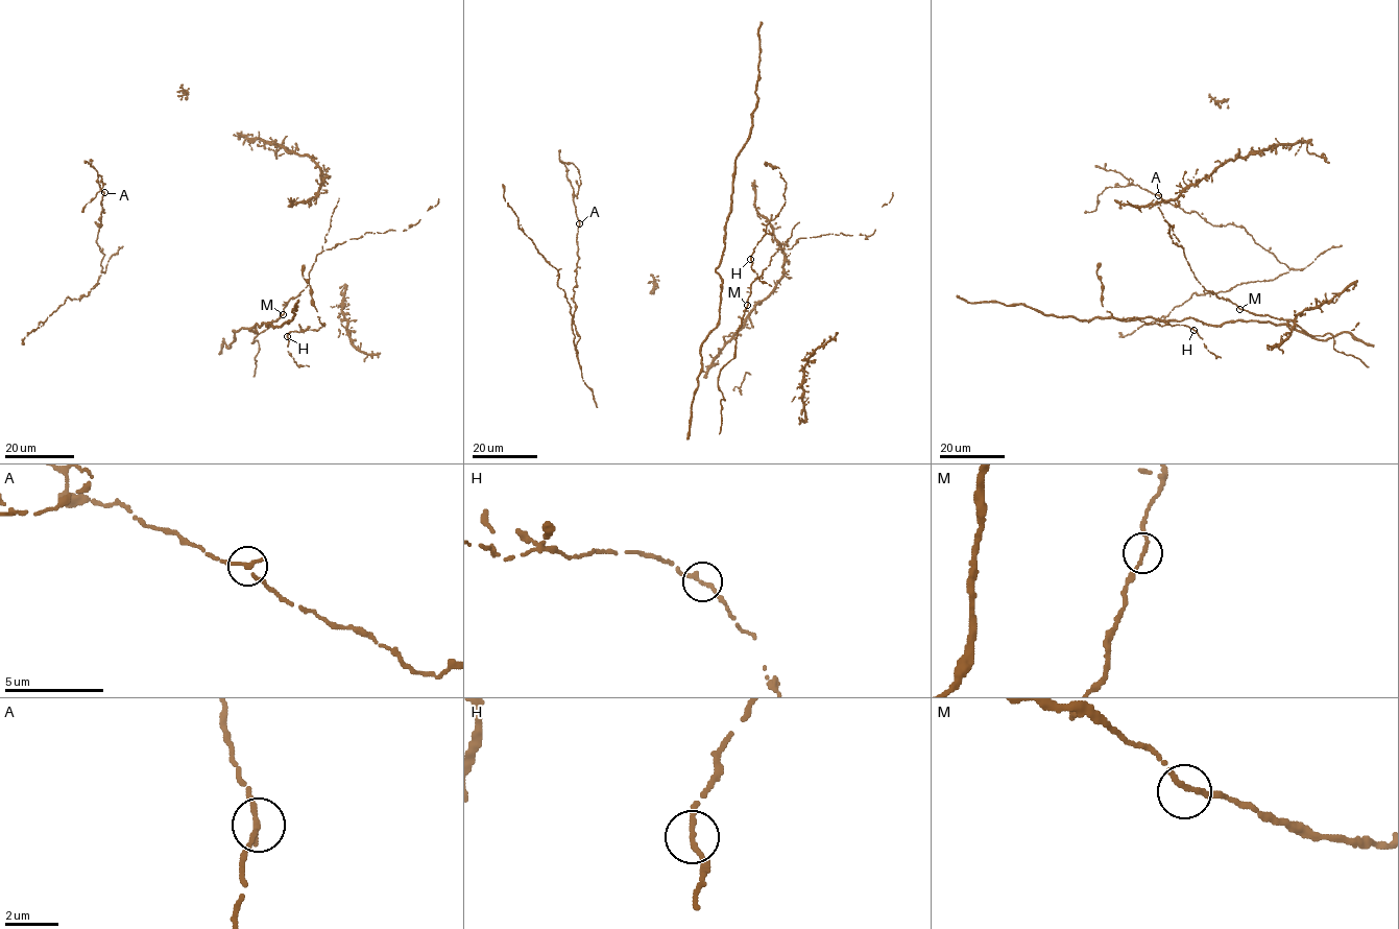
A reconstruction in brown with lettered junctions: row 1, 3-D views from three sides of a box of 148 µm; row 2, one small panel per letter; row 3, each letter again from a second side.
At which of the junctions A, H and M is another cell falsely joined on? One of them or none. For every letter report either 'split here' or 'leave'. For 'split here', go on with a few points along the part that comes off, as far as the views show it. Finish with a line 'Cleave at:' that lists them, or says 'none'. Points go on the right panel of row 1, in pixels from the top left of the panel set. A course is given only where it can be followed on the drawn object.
A: leave
H: leave
M: leave
Cleave at: none

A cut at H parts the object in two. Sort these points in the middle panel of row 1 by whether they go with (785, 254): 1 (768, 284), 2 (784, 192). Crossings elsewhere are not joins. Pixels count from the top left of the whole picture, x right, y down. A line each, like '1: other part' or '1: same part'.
1: other part
2: other part

